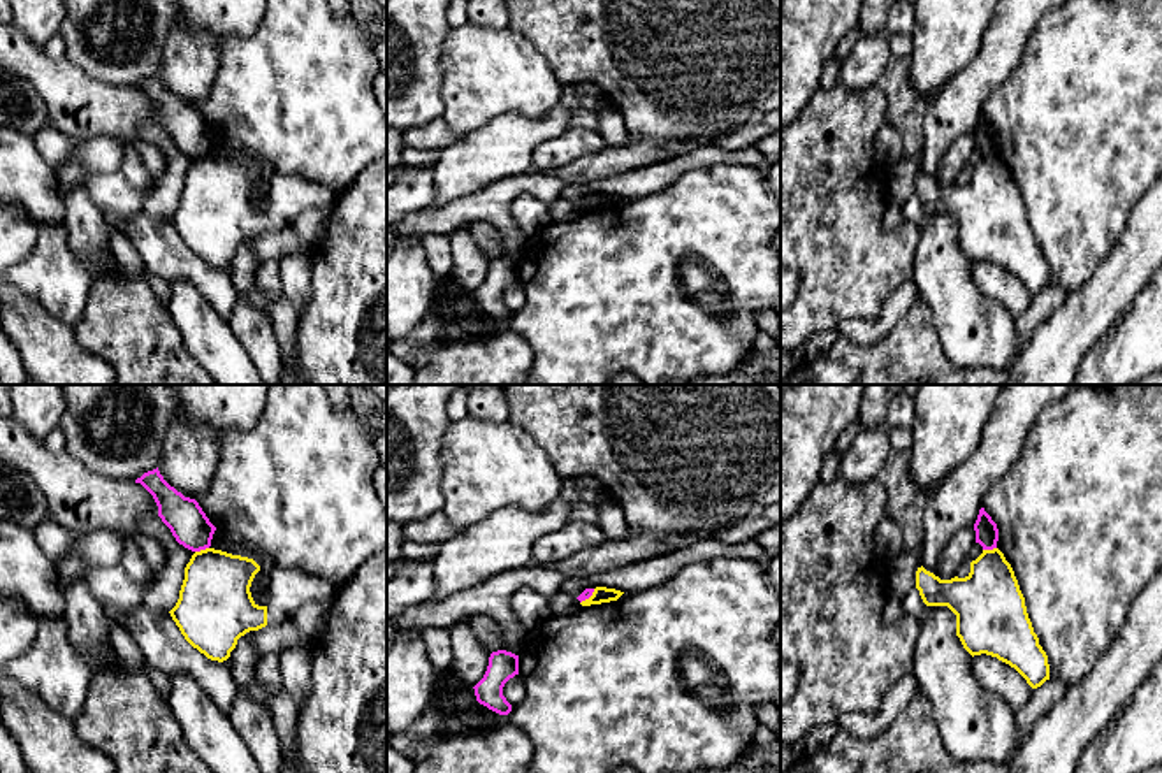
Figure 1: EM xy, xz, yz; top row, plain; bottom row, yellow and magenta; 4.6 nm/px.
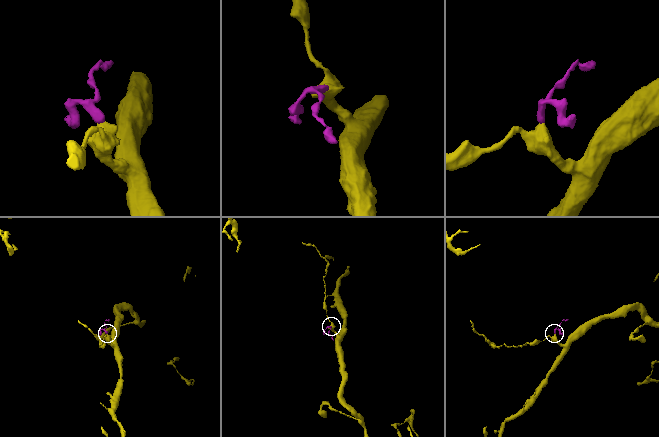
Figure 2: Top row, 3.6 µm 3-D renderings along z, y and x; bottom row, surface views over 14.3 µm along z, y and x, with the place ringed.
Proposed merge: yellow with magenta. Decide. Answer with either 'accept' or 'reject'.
reject

